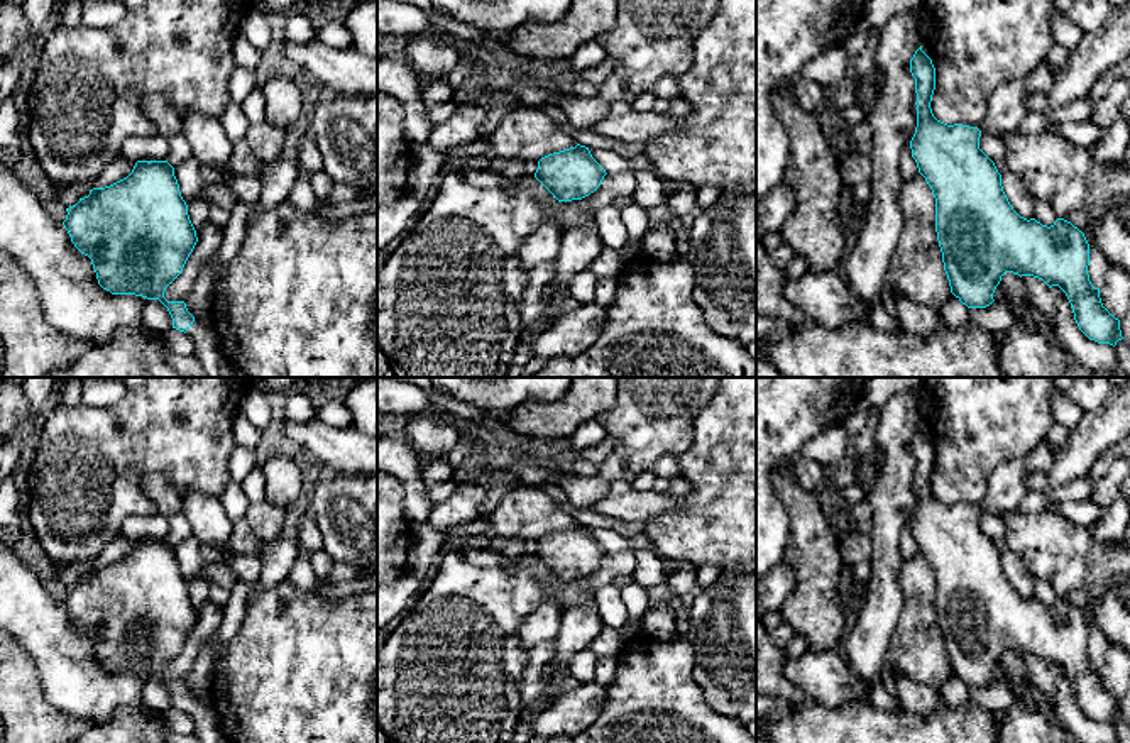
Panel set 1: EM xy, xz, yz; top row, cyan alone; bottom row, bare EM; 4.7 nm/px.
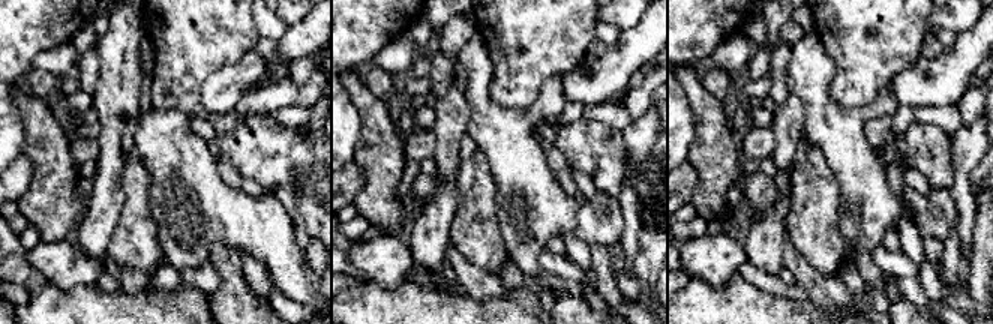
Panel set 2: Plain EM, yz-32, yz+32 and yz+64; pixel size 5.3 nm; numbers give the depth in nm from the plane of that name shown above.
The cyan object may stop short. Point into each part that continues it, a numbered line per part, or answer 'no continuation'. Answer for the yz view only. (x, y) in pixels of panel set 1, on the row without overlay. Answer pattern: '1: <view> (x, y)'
1: yz (1007, 486)

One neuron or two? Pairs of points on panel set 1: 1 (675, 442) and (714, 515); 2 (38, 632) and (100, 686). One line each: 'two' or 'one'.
1: two
2: one

